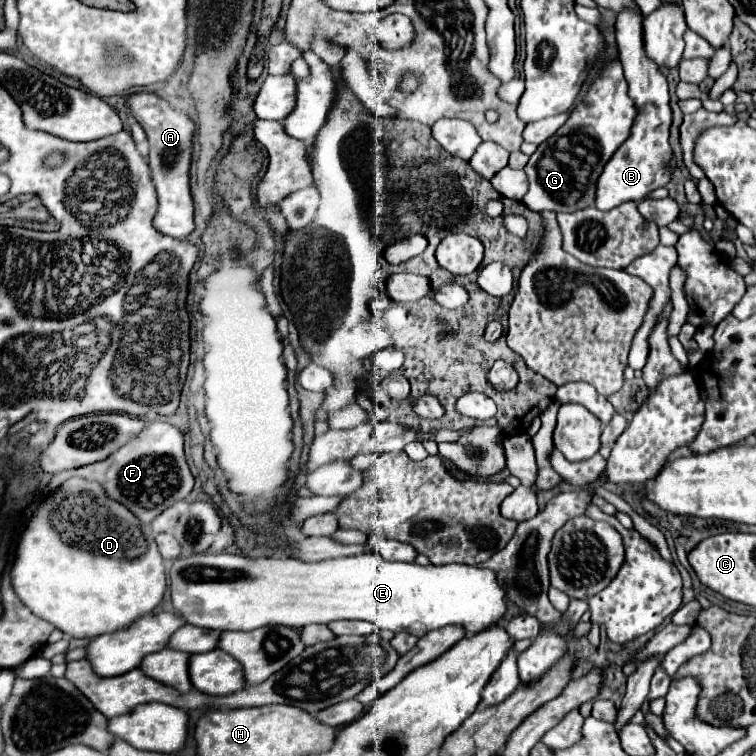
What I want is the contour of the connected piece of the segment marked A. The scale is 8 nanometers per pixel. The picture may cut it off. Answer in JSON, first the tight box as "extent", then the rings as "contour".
{"extent":[128,92,194,240],"contour":[[[144,92],[134,94],[128,100],[130,112],[144,128],[150,154],[148,166],[150,176],[158,192],[158,212],[154,216],[154,228],[166,236],[186,240],[194,232],[194,204],[190,196],[190,162],[192,162],[192,136],[194,136],[194,122],[188,114],[174,110],[166,100],[156,94]]]}

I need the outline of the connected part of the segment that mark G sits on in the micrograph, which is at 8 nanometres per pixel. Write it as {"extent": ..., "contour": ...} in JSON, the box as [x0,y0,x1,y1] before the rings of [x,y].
{"extent":[524,60,636,212],"contour":[[[618,60],[604,66],[600,78],[594,82],[590,92],[570,112],[568,122],[538,150],[526,164],[530,190],[524,196],[524,204],[534,212],[578,212],[594,206],[596,182],[606,162],[612,158],[616,148],[628,138],[632,120],[636,116],[634,102],[628,98],[628,86]]]}

